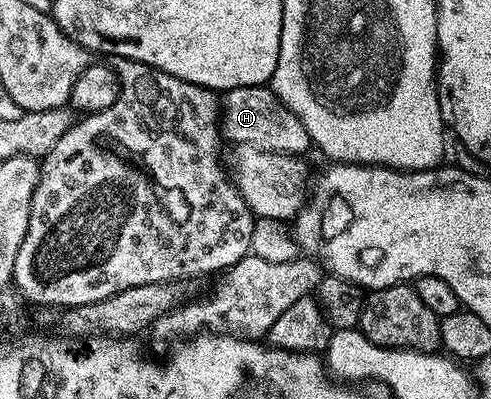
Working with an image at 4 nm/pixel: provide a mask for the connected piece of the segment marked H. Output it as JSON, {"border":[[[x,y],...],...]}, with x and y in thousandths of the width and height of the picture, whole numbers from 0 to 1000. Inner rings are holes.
{"border":[[[532,213],[521,218],[493,218],[466,223],[452,246],[448,261],[448,326],[454,343],[468,351],[466,358],[497,361],[521,366],[523,373],[544,376],[546,383],[587,383],[591,388],[605,388],[611,376],[619,373],[627,351],[621,338],[607,336],[607,343],[591,343],[591,311],[595,313],[595,296],[587,276],[562,263],[562,246],[558,236],[544,221]]]}

